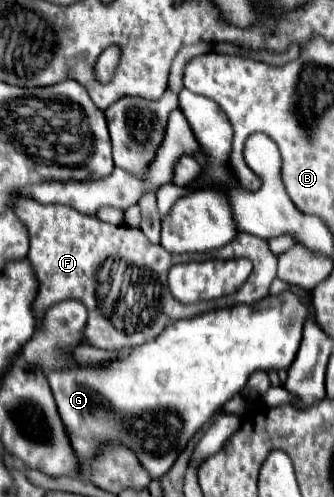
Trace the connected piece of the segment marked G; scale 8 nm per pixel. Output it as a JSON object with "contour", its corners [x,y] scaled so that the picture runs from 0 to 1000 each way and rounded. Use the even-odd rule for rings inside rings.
{"contour":[[[850,584],[844,592],[808,596],[808,604],[790,600],[754,616],[683,616],[569,644],[533,644],[527,652],[509,652],[467,684],[383,704],[365,724],[305,736],[150,748],[144,773],[228,922],[263,934],[275,918],[287,918],[299,893],[317,885],[359,885],[371,897],[407,909],[461,966],[485,962],[593,861],[629,845],[629,837],[659,825],[677,805],[719,793],[760,748],[844,744],[874,732],[922,636],[928,624],[910,620],[886,592]]]}

